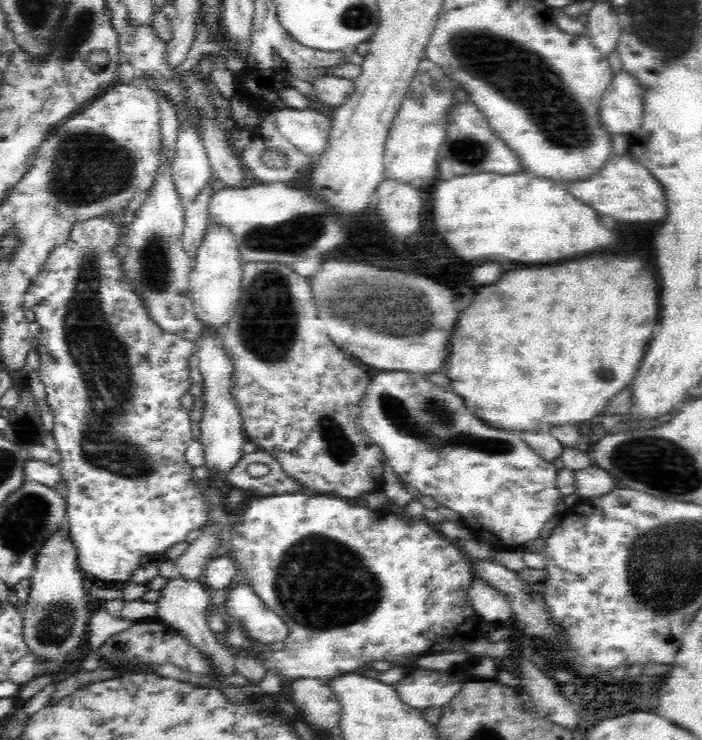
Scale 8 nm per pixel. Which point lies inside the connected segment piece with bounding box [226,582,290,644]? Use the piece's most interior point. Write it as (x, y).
(247, 612)

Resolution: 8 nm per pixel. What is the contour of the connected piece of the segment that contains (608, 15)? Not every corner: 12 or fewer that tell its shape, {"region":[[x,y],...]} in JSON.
{"region":[[598,2],[584,36],[610,56],[620,26],[612,4]]}

